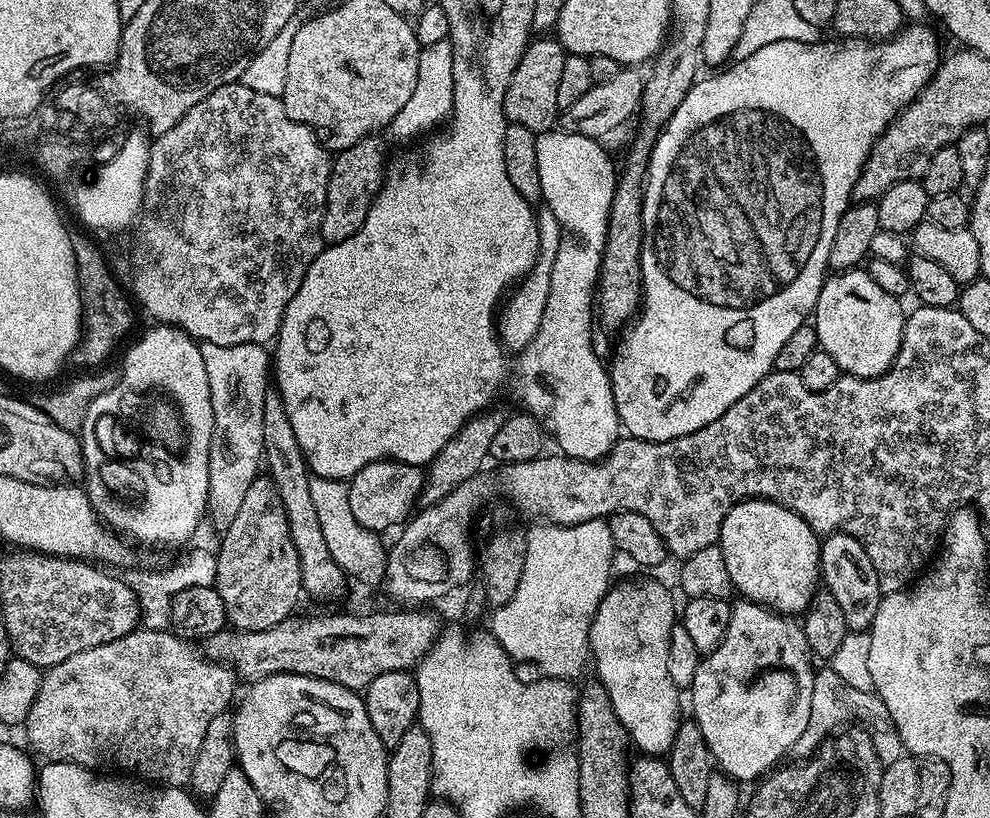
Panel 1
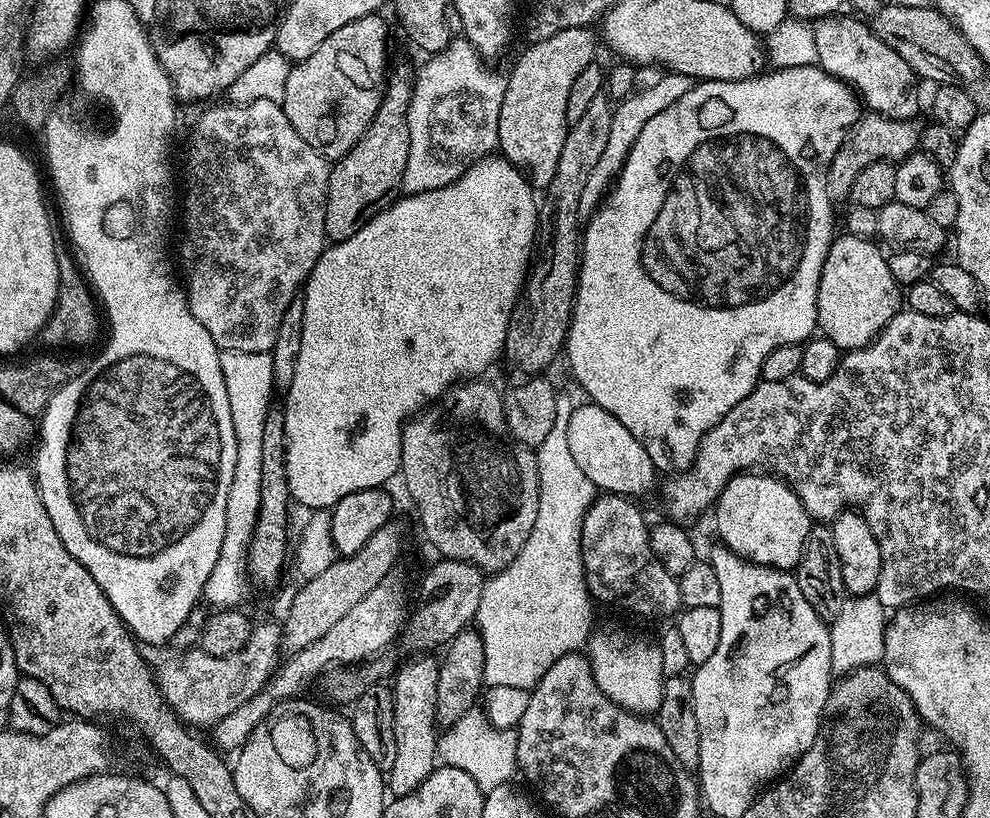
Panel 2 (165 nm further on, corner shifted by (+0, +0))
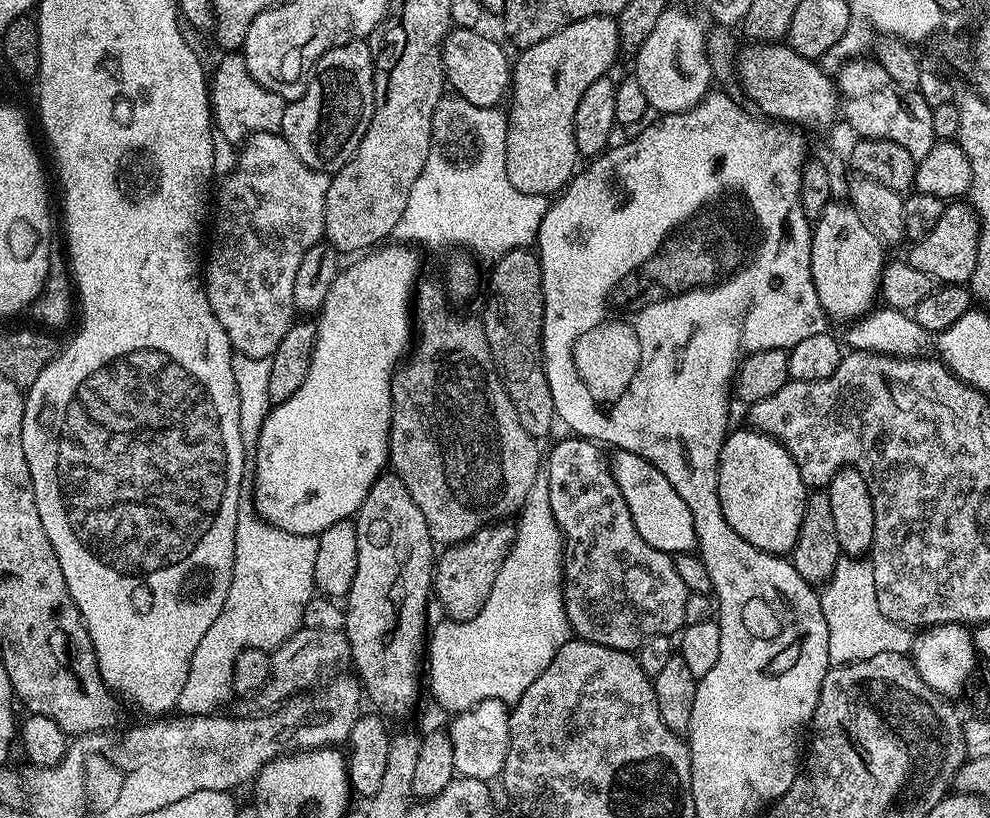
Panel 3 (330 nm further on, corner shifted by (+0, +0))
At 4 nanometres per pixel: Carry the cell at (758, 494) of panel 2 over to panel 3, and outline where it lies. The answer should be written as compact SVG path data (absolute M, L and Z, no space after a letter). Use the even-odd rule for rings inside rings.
M748 426L743 427L738 429L737 432L736 429L729 431L728 435L724 437L724 445L718 458L718 502L722 502L722 514L726 514L726 522L730 522L732 529L742 538L746 538L746 542L750 542L750 546L773 554L791 553L794 542L798 538L798 526L802 526L802 510L804 509L804 497L806 495L800 471L794 462L794 458L790 458L788 451L774 437L768 436L765 432L755 431Z

